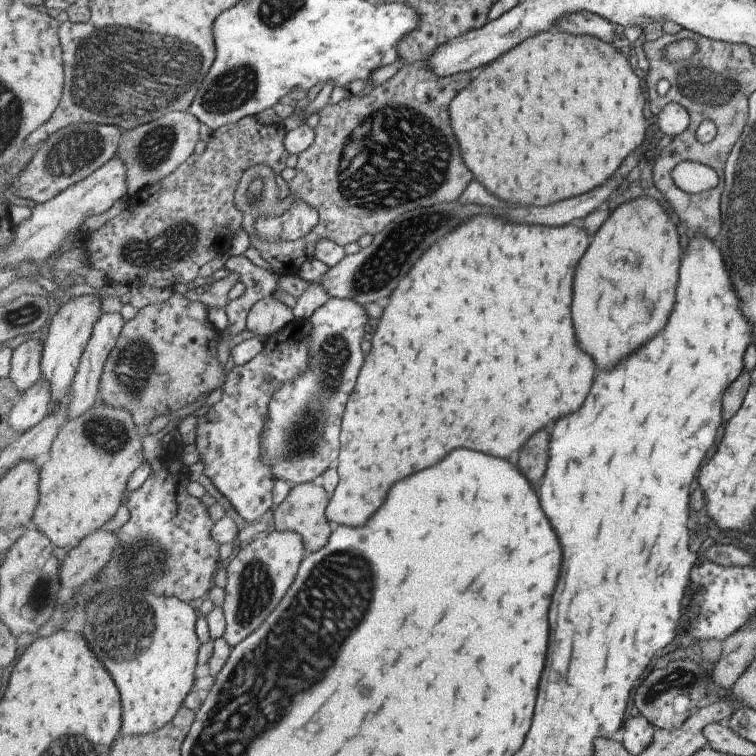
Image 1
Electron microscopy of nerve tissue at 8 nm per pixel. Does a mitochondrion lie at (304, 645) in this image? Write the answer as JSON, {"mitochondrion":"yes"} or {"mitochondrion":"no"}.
{"mitochondrion":"yes"}

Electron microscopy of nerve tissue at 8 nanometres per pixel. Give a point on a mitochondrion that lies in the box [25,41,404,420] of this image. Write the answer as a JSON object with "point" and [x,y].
{"point":[174,243]}

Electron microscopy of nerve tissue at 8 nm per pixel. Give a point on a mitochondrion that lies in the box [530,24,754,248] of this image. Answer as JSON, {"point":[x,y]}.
{"point":[715,87]}

